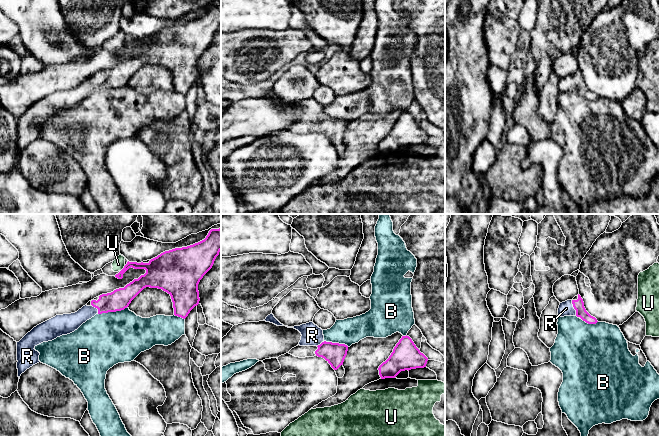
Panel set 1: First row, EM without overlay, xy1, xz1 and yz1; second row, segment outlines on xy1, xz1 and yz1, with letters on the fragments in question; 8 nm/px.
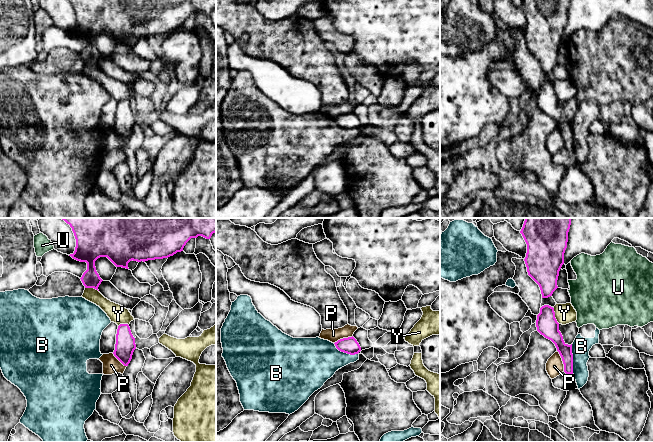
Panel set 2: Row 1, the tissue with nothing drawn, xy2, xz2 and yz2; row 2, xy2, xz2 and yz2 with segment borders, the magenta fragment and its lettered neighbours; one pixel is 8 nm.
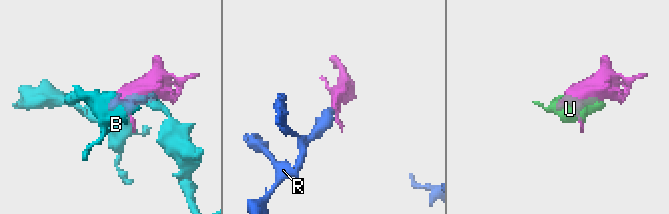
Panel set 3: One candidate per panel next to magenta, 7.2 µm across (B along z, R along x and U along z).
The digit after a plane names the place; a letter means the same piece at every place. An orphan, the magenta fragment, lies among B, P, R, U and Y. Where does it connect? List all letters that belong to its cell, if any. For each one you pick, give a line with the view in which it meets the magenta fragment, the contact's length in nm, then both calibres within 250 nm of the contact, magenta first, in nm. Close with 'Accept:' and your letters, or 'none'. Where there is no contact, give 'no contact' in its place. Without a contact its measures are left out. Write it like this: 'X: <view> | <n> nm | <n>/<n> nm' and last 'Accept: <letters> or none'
R: yz1 | 130 nm | 90/120 nm
Accept: R

